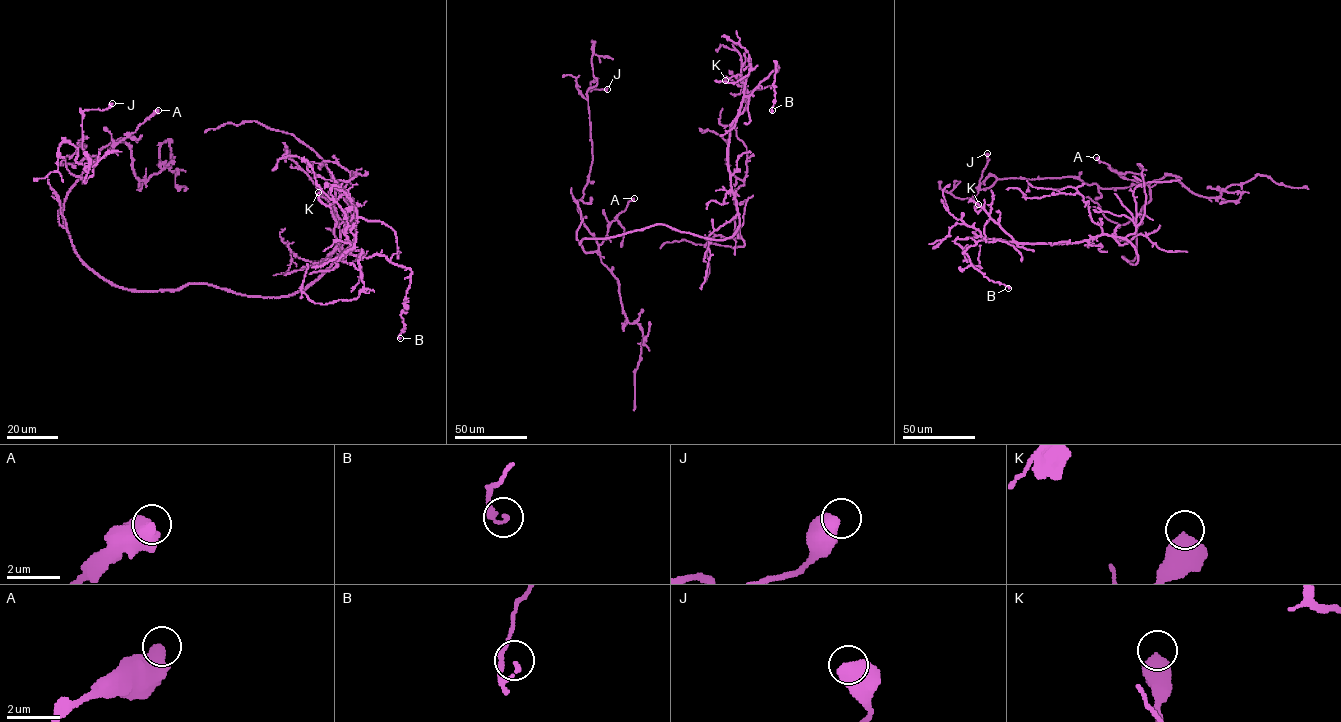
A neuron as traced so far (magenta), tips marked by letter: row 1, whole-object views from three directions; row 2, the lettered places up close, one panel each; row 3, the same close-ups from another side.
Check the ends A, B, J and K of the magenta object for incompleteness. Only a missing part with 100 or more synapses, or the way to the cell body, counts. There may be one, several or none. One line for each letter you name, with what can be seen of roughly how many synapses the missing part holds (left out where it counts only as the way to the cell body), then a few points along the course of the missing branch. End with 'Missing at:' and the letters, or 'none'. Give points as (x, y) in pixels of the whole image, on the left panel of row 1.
Missing at: none

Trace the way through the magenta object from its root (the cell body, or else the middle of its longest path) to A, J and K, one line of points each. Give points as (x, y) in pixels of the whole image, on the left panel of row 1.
A: (171, 289), (131, 291), (98, 276), (75, 251), (63, 217), (64, 199), (83, 171), (158, 110)
J: (171, 289), (111, 284), (64, 224), (96, 157), (59, 164), (81, 143), (94, 166), (83, 111), (112, 103)
K: (171, 289), (304, 290), (357, 220), (348, 194), (325, 205), (318, 192)

